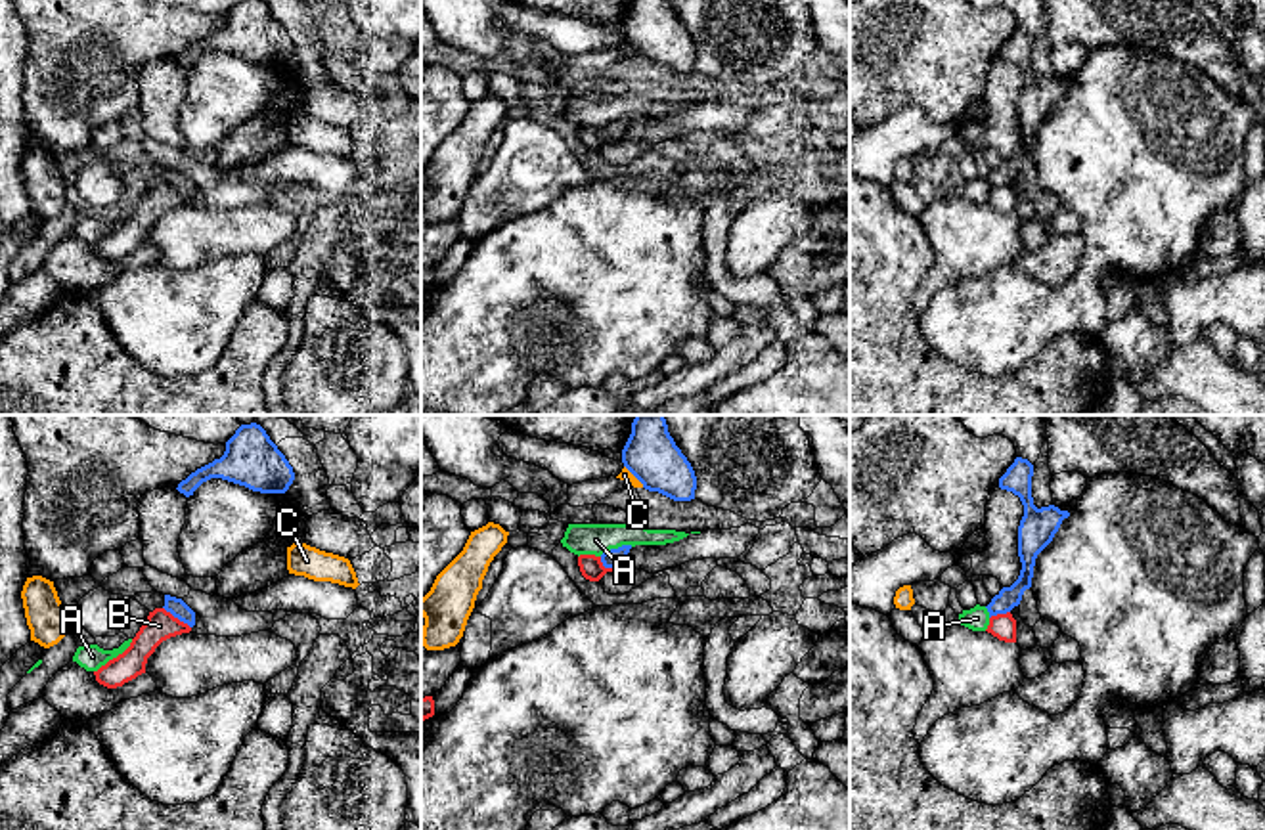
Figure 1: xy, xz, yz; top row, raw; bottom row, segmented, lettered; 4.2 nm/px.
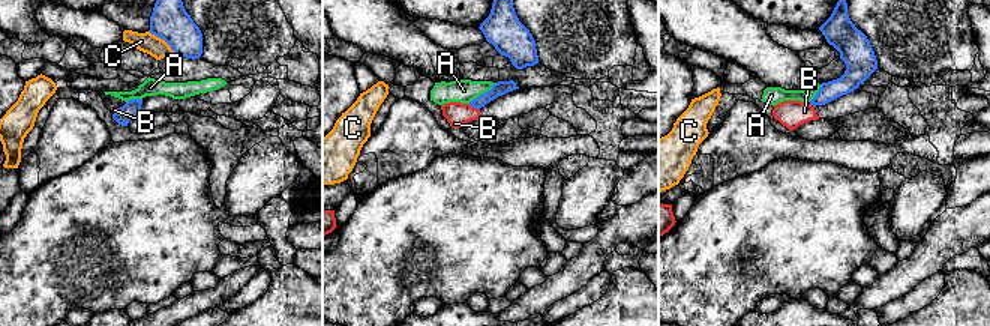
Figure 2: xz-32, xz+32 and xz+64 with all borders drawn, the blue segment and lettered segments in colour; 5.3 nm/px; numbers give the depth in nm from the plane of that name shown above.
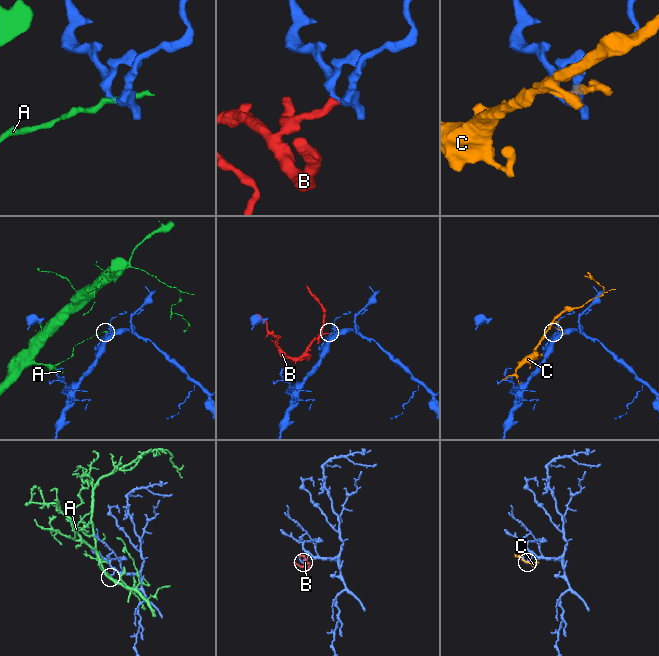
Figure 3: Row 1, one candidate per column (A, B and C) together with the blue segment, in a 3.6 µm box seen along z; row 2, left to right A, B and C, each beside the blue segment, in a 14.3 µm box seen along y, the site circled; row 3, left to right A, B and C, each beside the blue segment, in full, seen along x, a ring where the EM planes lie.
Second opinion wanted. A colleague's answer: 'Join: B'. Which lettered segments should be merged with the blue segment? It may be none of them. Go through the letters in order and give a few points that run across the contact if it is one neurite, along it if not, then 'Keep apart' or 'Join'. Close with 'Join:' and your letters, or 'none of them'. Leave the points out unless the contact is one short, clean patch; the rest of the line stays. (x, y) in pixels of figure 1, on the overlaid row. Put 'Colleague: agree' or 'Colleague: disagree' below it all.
A: Line: xz (632, 546), (607, 549), (599, 555). Keep apart
B: Line: xy (163, 607), (190, 628). Keep apart
C: Keep apart
Join: none of them
Colleague: disagree

